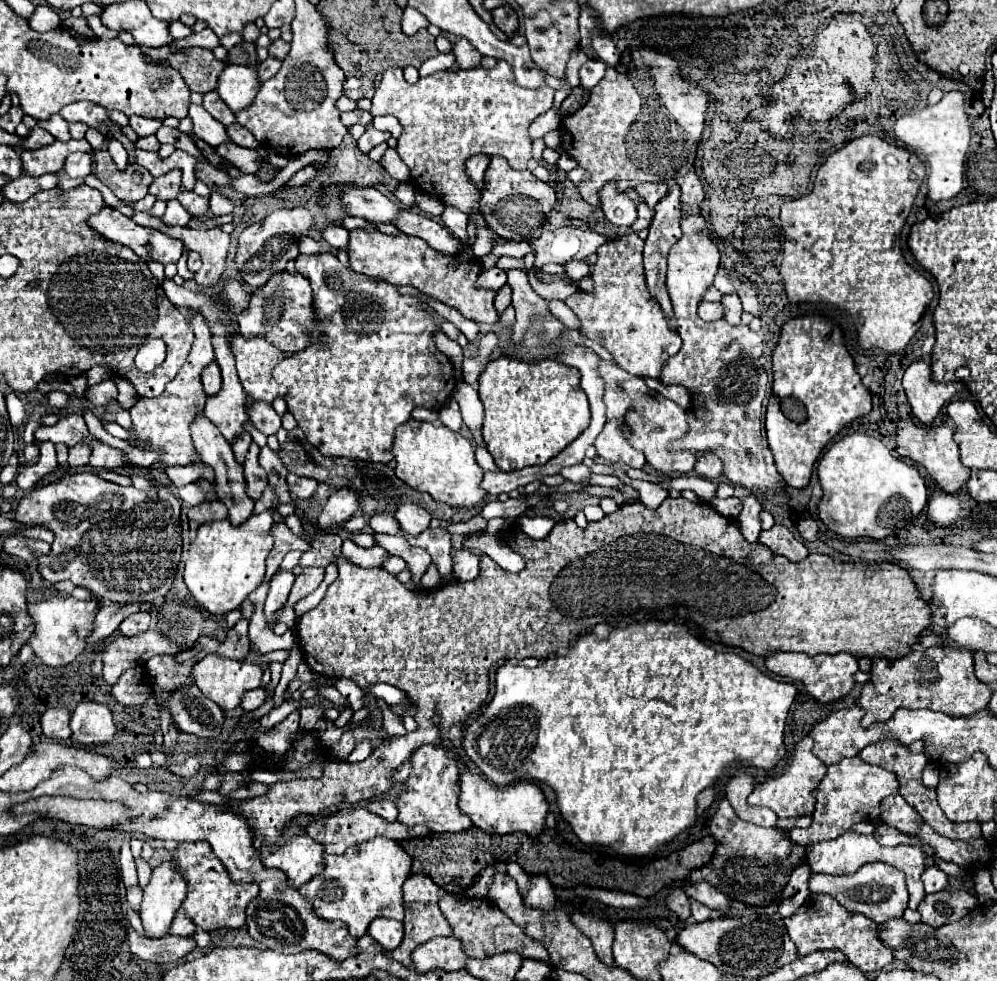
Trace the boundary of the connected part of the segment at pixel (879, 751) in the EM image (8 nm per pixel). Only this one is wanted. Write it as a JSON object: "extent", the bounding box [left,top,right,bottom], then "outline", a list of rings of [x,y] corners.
{"extent":[859,739,981,841],"outline":[[[885,739],[885,741],[877,741],[877,743],[867,745],[867,747],[859,753],[859,757],[861,757],[863,761],[871,763],[871,765],[877,765],[877,767],[883,767],[883,769],[887,769],[887,771],[893,771],[893,773],[897,775],[897,781],[901,783],[901,797],[907,799],[907,803],[921,815],[921,819],[923,819],[927,825],[931,825],[939,835],[949,837],[949,839],[963,839],[963,841],[965,841],[965,839],[975,839],[975,837],[981,835],[979,823],[953,823],[953,821],[947,821],[945,813],[943,813],[943,811],[939,809],[939,805],[937,805],[937,793],[935,793],[935,789],[931,791],[931,789],[925,787],[923,781],[921,781],[921,773],[923,773],[925,765],[927,765],[925,755],[909,753],[907,747],[897,745],[895,741]]]}

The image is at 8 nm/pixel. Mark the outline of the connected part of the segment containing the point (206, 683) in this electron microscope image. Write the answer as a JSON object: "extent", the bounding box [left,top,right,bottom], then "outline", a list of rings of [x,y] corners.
{"extent":[193,655,263,711],"outline":[[[207,655],[193,667],[193,681],[199,691],[223,711],[235,709],[245,691],[257,689],[261,675],[263,669],[257,663],[231,661],[219,655]]]}

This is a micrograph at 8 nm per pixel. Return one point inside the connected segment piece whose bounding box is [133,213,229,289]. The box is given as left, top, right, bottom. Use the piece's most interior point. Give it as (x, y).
(212, 245)

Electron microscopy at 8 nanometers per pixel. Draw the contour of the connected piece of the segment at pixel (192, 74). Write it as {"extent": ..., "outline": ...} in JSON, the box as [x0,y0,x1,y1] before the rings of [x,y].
{"extent":[139,45,225,93],"outline":[[[139,45],[141,51],[155,61],[165,61],[171,67],[179,69],[187,87],[195,93],[209,93],[217,87],[217,77],[223,71],[225,63],[217,61],[209,49],[171,49],[171,45],[159,49],[147,49]]]}

